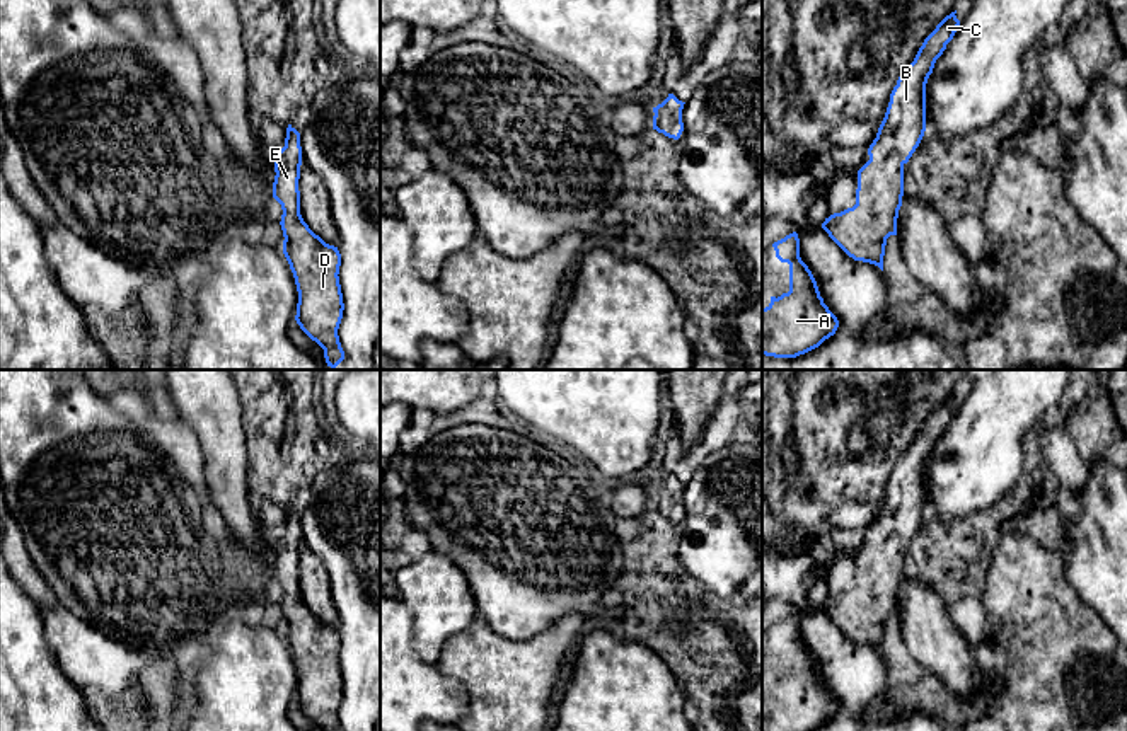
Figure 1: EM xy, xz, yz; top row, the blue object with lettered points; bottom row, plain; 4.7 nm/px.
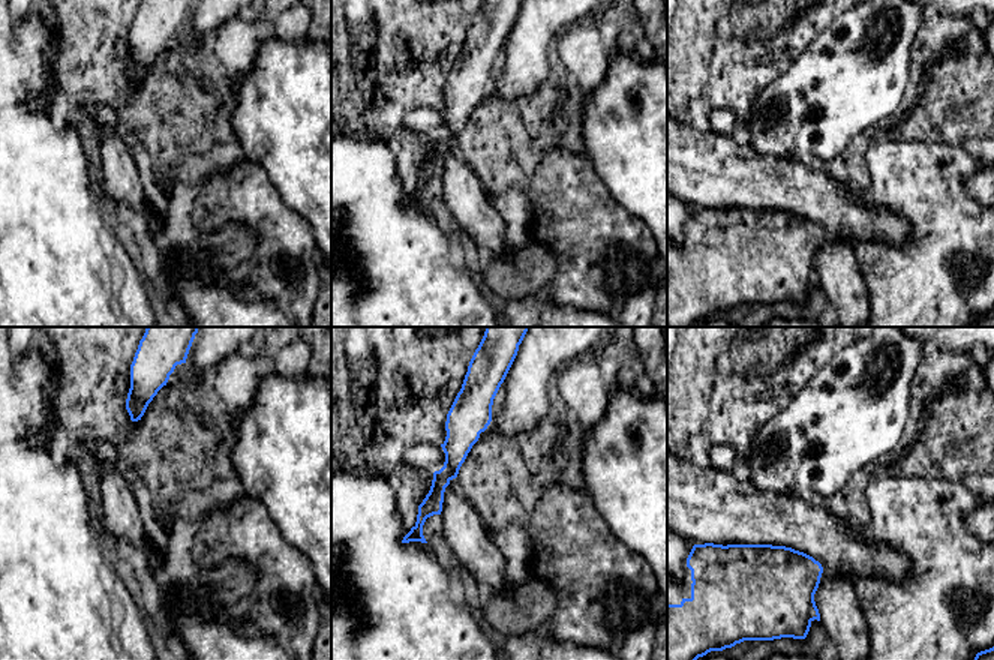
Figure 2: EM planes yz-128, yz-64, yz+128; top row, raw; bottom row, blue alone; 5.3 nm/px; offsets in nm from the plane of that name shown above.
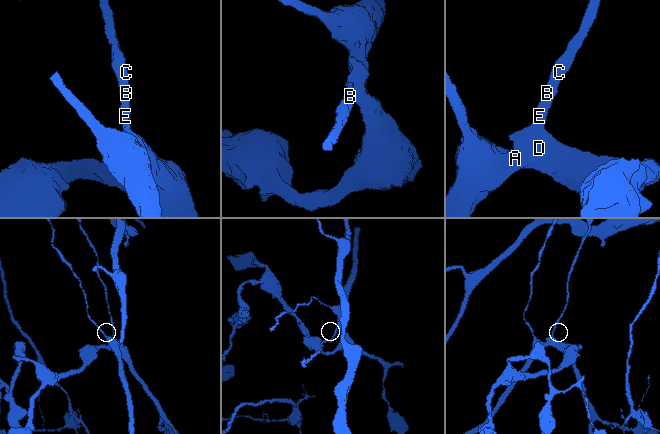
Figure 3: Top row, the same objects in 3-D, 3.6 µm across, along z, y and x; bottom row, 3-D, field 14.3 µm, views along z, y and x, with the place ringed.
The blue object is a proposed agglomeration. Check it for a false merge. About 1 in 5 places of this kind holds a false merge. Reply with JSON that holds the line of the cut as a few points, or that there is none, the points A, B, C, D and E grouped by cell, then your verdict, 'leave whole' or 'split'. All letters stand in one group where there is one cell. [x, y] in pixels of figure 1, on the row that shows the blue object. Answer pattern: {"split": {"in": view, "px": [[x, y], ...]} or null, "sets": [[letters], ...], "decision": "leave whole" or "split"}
{"split": null, "sets": [["A", "B", "C", "D", "E"]], "decision": "leave whole"}

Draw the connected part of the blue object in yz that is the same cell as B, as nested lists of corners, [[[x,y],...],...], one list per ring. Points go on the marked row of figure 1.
[[[957,10],[936,26],[899,77],[876,138],[868,148],[870,160],[858,170],[856,204],[822,223],[849,257],[881,271],[887,239],[897,235],[904,165],[926,131],[926,83],[960,26],[955,14]]]

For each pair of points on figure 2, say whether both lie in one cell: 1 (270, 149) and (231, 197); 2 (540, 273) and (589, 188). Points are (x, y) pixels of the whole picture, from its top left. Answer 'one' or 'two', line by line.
1: two
2: two

